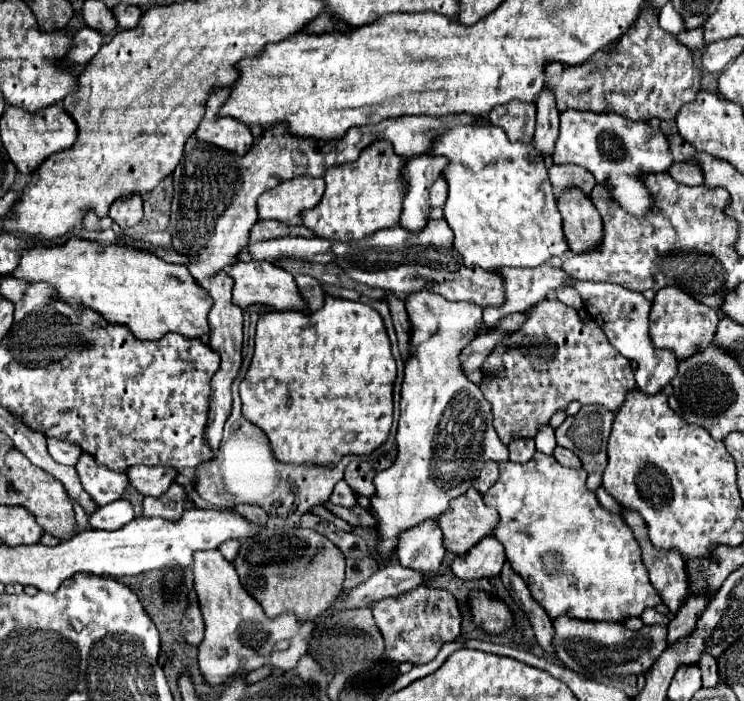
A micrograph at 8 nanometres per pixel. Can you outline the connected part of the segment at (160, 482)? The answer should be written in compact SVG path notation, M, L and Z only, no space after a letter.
M133 466L125 470L129 484L143 496L159 498L175 480L175 470L167 466Z

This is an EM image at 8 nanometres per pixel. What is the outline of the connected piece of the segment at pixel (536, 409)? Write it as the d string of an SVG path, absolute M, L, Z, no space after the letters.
M555 298L533 306L529 320L493 350L483 370L489 374L479 380L479 386L493 406L495 430L505 446L515 438L533 438L537 426L547 424L553 412L567 408L571 400L603 404L615 412L625 394L635 388L631 362L607 342L595 320L581 320L577 310Z

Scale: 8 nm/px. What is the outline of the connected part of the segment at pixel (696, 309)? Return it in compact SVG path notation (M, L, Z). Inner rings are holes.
M665 286L653 298L649 320L651 320L649 334L651 334L653 344L657 348L669 348L675 352L675 356L679 360L685 360L691 354L703 352L711 344L715 330L717 330L719 316L717 316L717 310L711 310L711 308L699 304L693 296L685 294L677 286Z

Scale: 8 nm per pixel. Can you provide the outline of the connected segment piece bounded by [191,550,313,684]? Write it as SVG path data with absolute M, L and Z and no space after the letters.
M199 550L191 570L197 604L205 620L205 638L199 644L199 670L209 684L221 684L233 674L251 672L263 664L281 670L295 668L297 660L307 652L313 624L299 624L291 614L269 620L259 602L243 590L233 564L219 550Z

